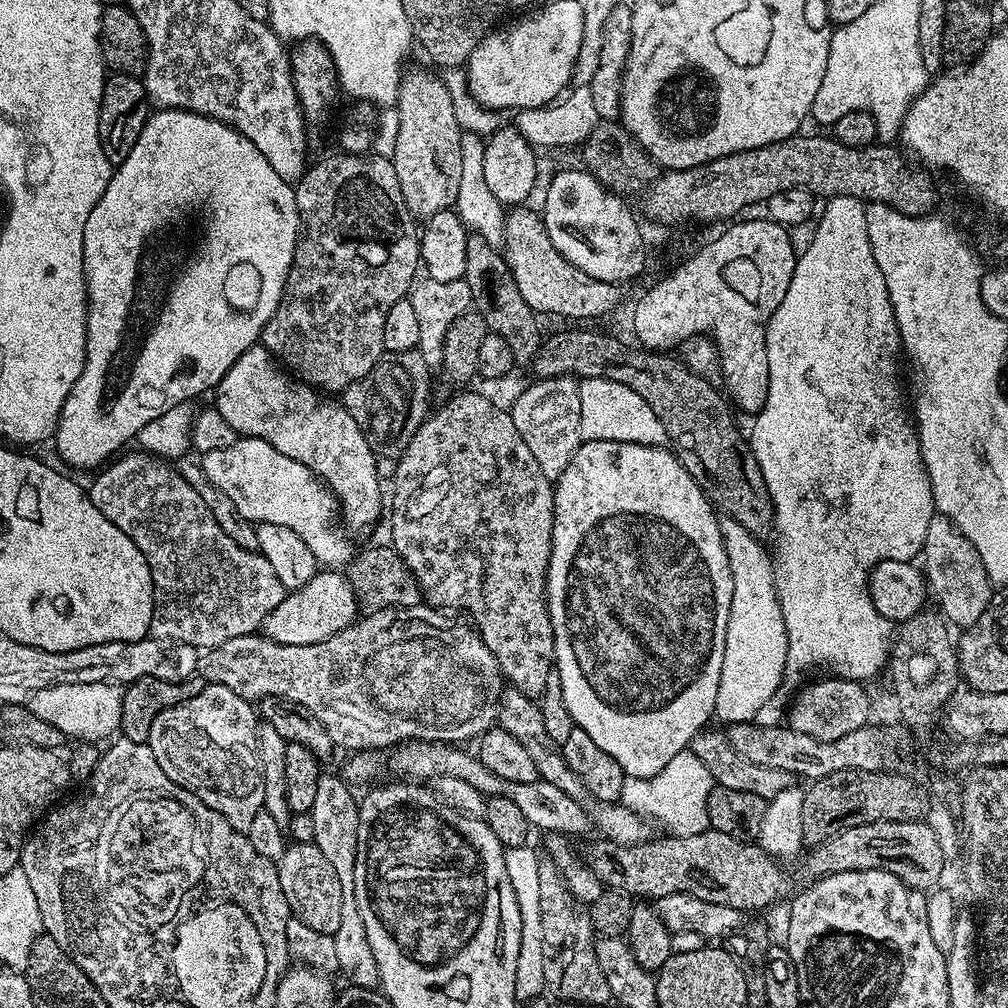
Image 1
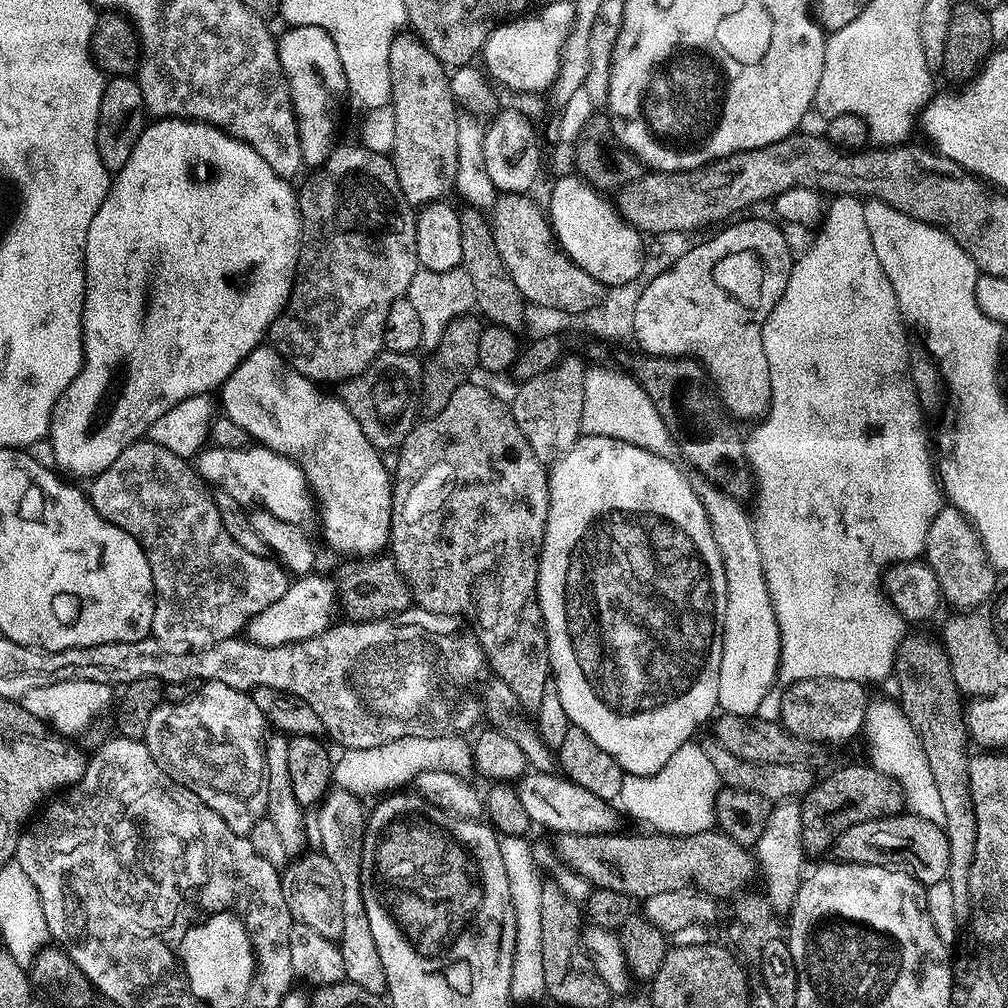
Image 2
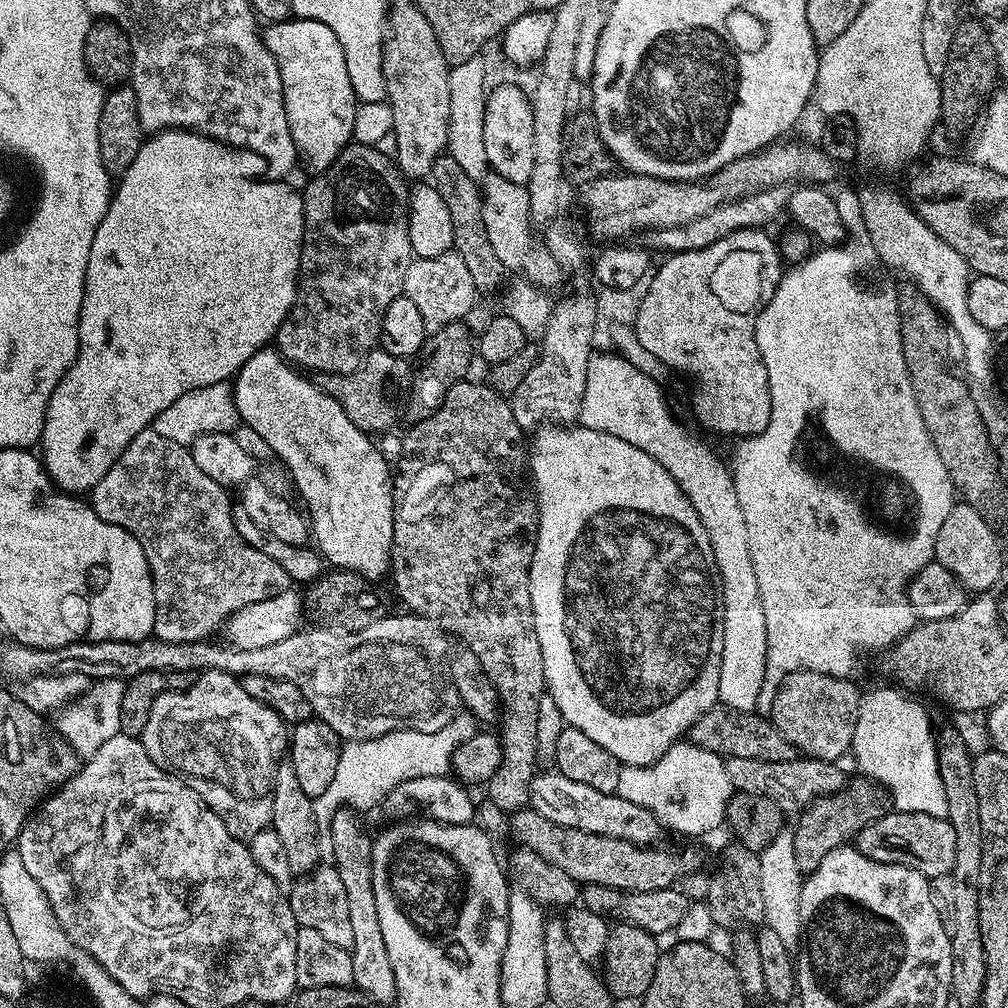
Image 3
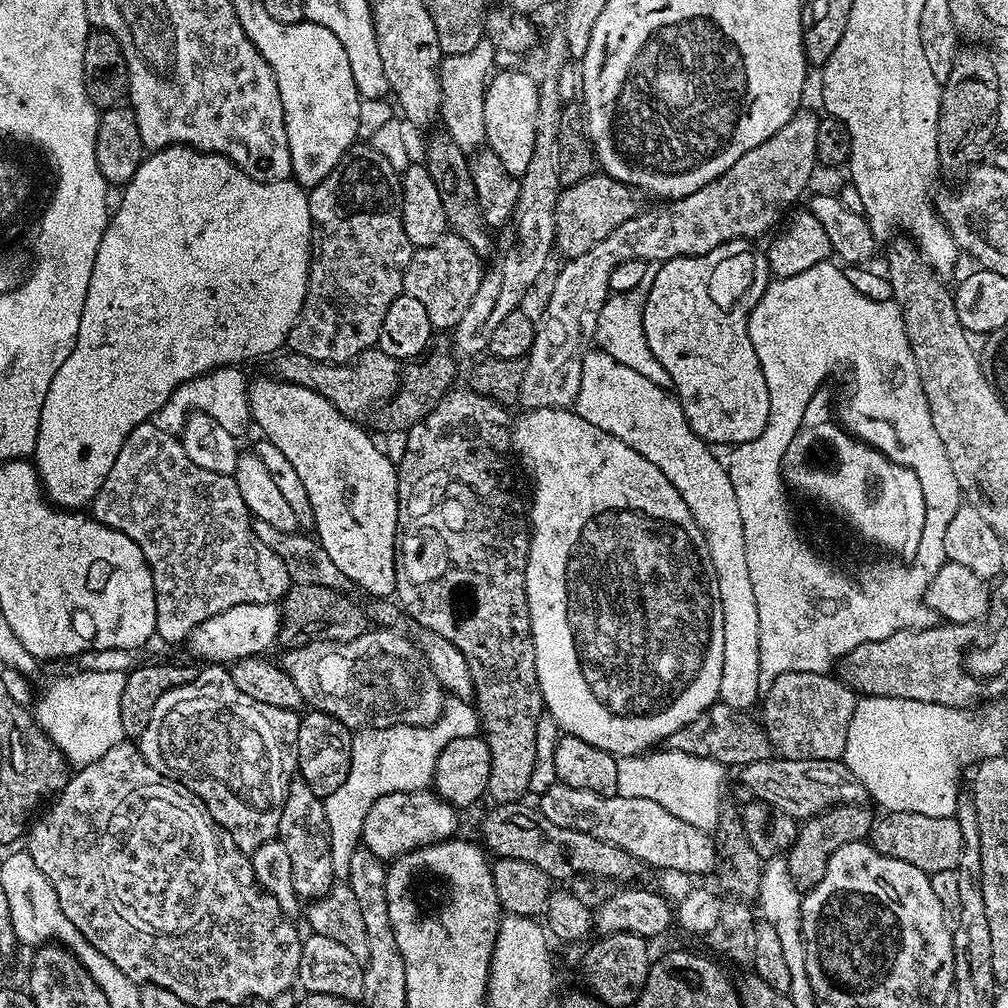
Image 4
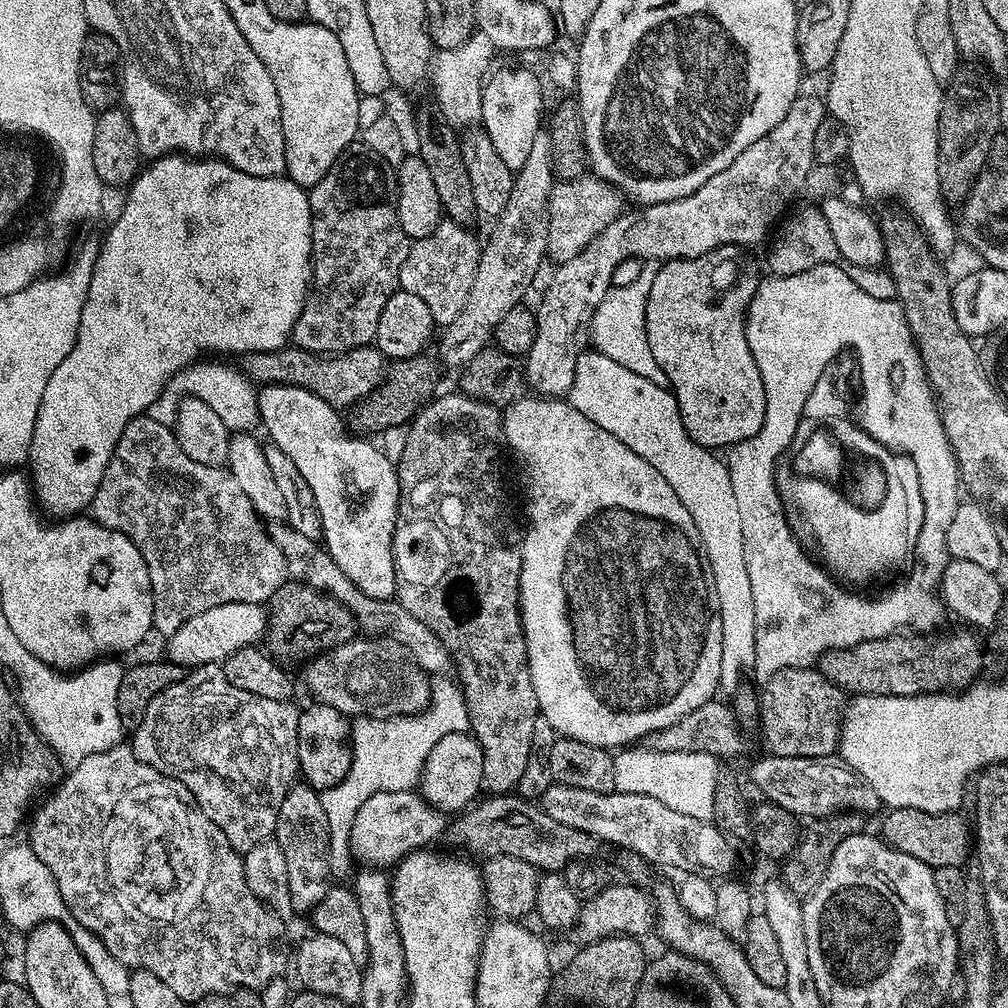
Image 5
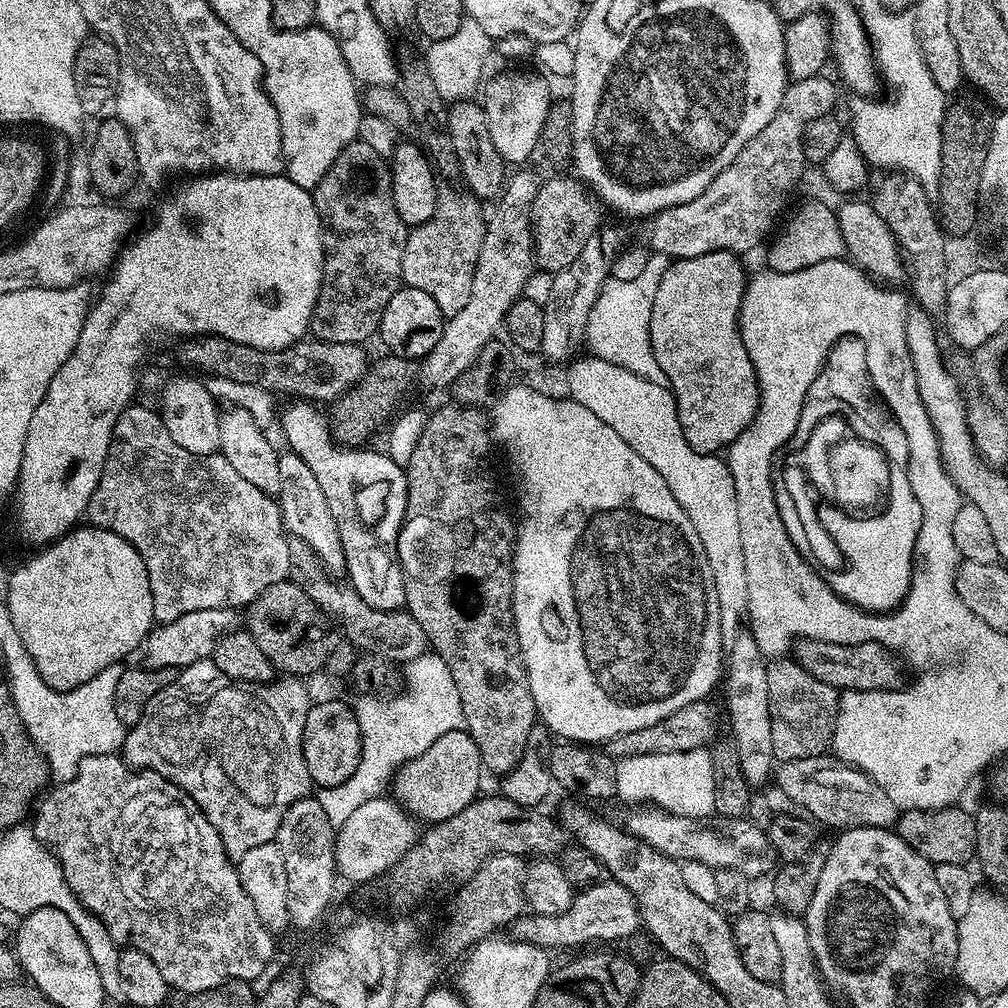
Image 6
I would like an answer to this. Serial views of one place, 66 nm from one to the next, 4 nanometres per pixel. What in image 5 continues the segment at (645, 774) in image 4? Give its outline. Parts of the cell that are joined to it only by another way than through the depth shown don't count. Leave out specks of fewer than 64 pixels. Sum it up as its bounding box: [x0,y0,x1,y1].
[615,746,717,821]

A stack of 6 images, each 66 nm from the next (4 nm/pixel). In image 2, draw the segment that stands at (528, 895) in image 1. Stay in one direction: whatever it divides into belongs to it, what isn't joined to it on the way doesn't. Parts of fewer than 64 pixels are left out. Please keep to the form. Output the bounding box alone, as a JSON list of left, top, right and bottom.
[497,832,546,1005]

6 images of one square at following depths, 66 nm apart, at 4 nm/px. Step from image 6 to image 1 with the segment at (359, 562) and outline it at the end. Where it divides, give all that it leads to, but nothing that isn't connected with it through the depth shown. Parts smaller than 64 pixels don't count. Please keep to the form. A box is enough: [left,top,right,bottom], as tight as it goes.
[214,342,382,532]

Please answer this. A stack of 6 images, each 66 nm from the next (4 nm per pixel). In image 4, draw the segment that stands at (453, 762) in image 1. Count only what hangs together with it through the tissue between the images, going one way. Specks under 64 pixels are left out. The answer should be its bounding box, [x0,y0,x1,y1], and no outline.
[538,781,718,874]

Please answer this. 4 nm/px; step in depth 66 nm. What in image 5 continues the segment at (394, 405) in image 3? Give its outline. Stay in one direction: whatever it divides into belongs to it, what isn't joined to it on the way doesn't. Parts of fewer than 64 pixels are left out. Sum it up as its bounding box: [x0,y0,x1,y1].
[238,346,386,410]

